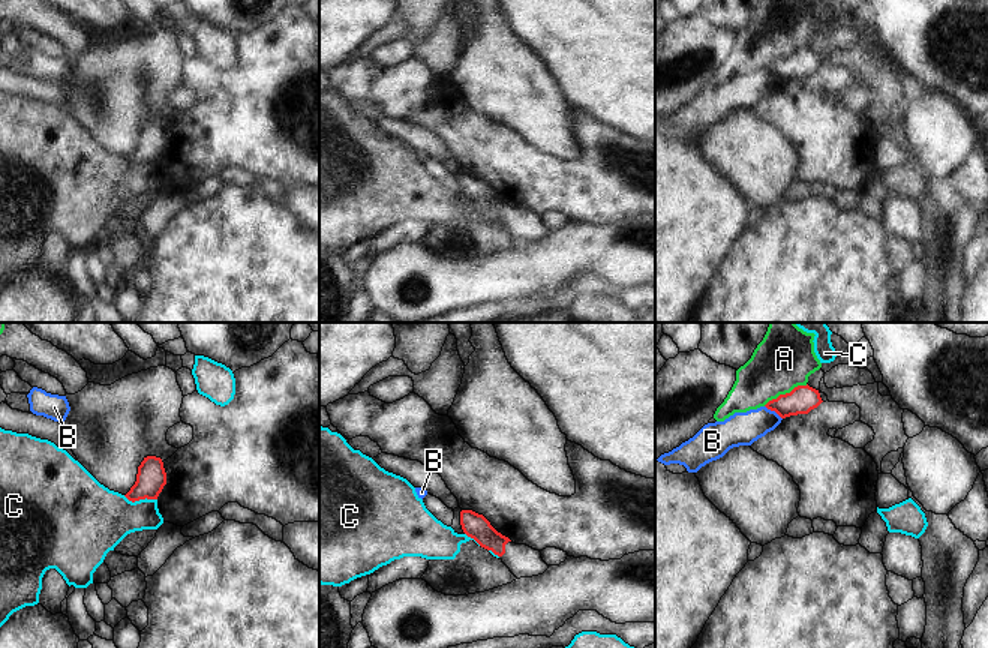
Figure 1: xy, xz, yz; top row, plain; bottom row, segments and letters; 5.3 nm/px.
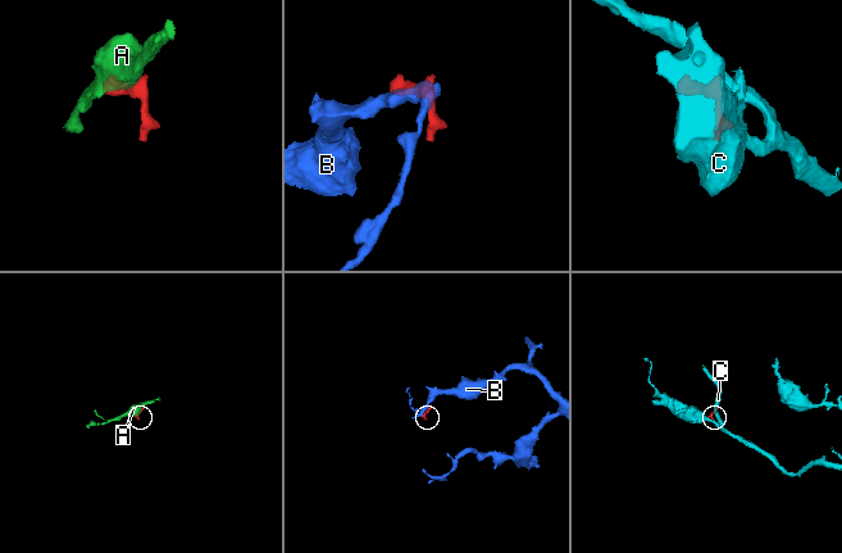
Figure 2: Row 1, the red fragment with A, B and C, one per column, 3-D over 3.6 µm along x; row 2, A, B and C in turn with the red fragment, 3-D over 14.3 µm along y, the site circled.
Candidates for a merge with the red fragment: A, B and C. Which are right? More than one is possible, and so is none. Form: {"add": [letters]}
{"add": []}

